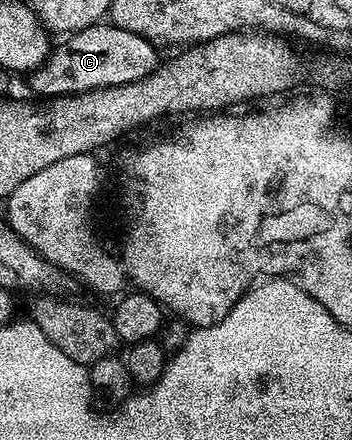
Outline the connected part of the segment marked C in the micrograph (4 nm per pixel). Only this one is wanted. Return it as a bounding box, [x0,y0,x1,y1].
[30,24,161,99]

